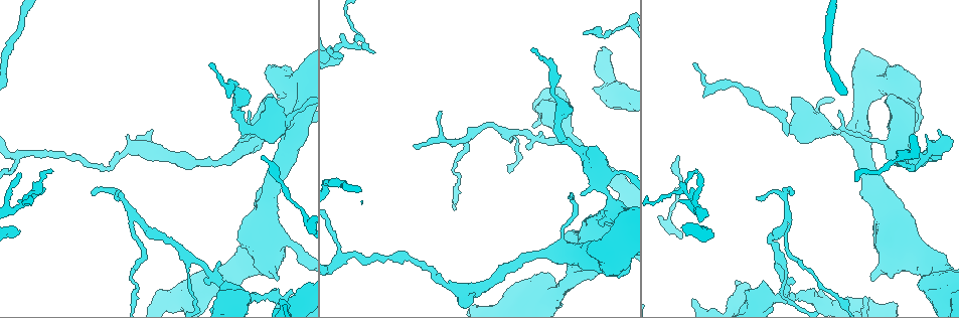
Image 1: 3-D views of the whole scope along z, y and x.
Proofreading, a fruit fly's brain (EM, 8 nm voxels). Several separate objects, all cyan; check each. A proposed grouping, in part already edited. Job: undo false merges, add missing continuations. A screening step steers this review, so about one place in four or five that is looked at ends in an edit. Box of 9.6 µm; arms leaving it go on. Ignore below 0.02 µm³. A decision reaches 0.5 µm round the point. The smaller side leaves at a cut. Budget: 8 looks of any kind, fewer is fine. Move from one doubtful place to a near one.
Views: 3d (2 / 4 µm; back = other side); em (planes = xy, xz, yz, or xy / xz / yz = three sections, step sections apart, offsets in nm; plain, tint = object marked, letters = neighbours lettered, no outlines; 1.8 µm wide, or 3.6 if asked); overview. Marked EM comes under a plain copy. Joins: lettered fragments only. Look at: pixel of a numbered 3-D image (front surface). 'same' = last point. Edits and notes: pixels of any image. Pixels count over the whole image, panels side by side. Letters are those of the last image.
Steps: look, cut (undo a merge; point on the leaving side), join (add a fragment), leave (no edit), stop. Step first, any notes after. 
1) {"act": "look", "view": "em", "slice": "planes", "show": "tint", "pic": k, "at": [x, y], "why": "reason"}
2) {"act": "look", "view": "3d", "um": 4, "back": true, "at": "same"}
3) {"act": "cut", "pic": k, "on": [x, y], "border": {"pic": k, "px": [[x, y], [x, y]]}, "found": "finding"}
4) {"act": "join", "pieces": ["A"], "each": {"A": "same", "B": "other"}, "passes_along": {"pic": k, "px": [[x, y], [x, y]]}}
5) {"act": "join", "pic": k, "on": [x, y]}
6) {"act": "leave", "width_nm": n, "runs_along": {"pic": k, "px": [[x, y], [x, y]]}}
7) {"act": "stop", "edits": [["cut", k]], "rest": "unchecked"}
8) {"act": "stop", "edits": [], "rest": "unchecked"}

{"act": "look", "view": "3d", "um": 4, "pic": 1, "at": [587, 253], "why": "free end"}

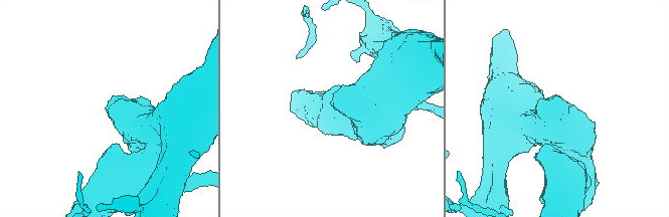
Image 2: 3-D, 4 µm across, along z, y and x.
{"act": "look", "view": "em", "um": 3.6, "slice": "yz", "step": 16, "show": "tint", "pic": 2, "at": [556, 107], "why": "need the tissue"}

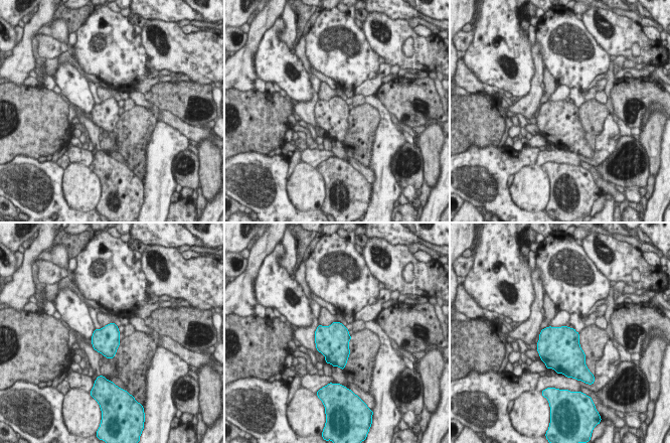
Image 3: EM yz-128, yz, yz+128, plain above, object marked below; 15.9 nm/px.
{"act": "look", "view": "em", "um": 3.6, "slice": "planes", "show": "letters", "at": "same"}

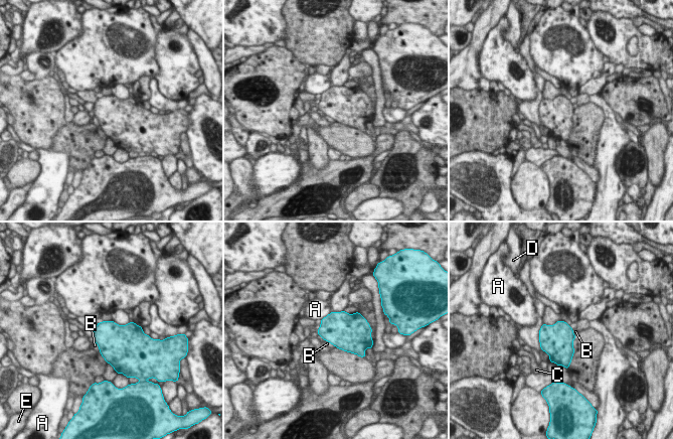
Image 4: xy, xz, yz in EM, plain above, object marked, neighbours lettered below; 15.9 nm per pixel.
{"act": "leave", "width_nm": 500, "each": {"A": "other", "B": "other", "C": "other", "D": "other", "E": "other"}, "border": {"pic": 4, "px": [[326, 340], [337, 347]]}, "found": "none of them fits"}

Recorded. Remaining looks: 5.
{"act": "look", "view": "em", "slice": "planes", "show": "tint", "pic": 1, "at": [591, 148]}

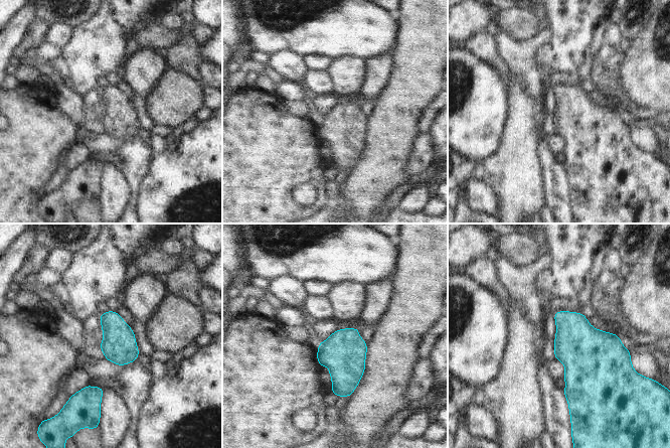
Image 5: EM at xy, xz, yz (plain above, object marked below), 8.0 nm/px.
{"act": "look", "view": "em", "slice": "planes", "show": "letters", "at": "same", "why": "see the neighbours"}

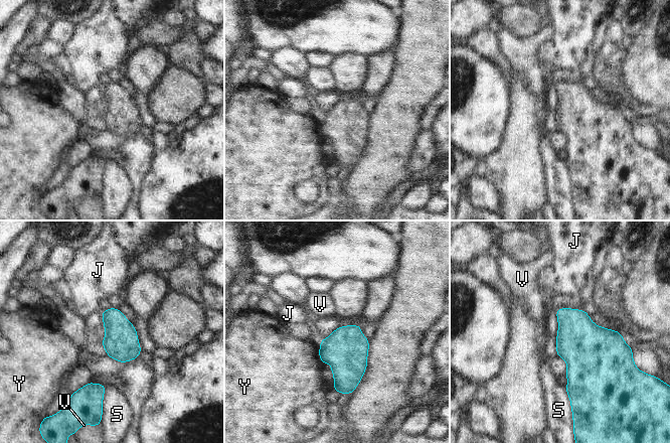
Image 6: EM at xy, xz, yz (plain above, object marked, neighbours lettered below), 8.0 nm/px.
{"act": "leave", "each": {"J": "other", "S": "other", "V": "other", "Y": "other"}, "border": {"pic": 6, "px": [[319, 347], [319, 358], [322, 362]]}, "found": "no lettered fragment goes on from it"}

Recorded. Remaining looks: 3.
{"act": "look", "view": "em", "slice": "xy", "step": 4, "show": "tint", "pic": 1, "at": [263, 157], "why": "branch stops here"}

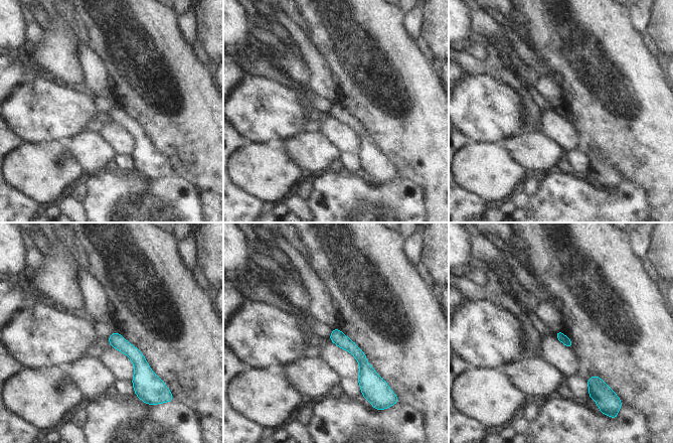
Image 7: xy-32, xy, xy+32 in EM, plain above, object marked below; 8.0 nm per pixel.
{"act": "look", "view": "em", "slice": "planes", "show": "letters", "at": "same"}

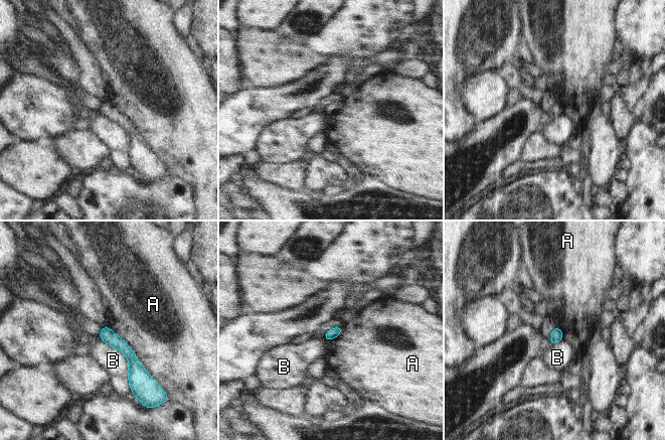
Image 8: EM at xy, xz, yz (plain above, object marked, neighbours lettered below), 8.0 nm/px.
{"act": "leave", "each": {"A": "other", "B": "other"}, "found": "none of them fits"}

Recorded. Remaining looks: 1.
{"act": "stop", "edits": [], "rest": "unchecked"}

